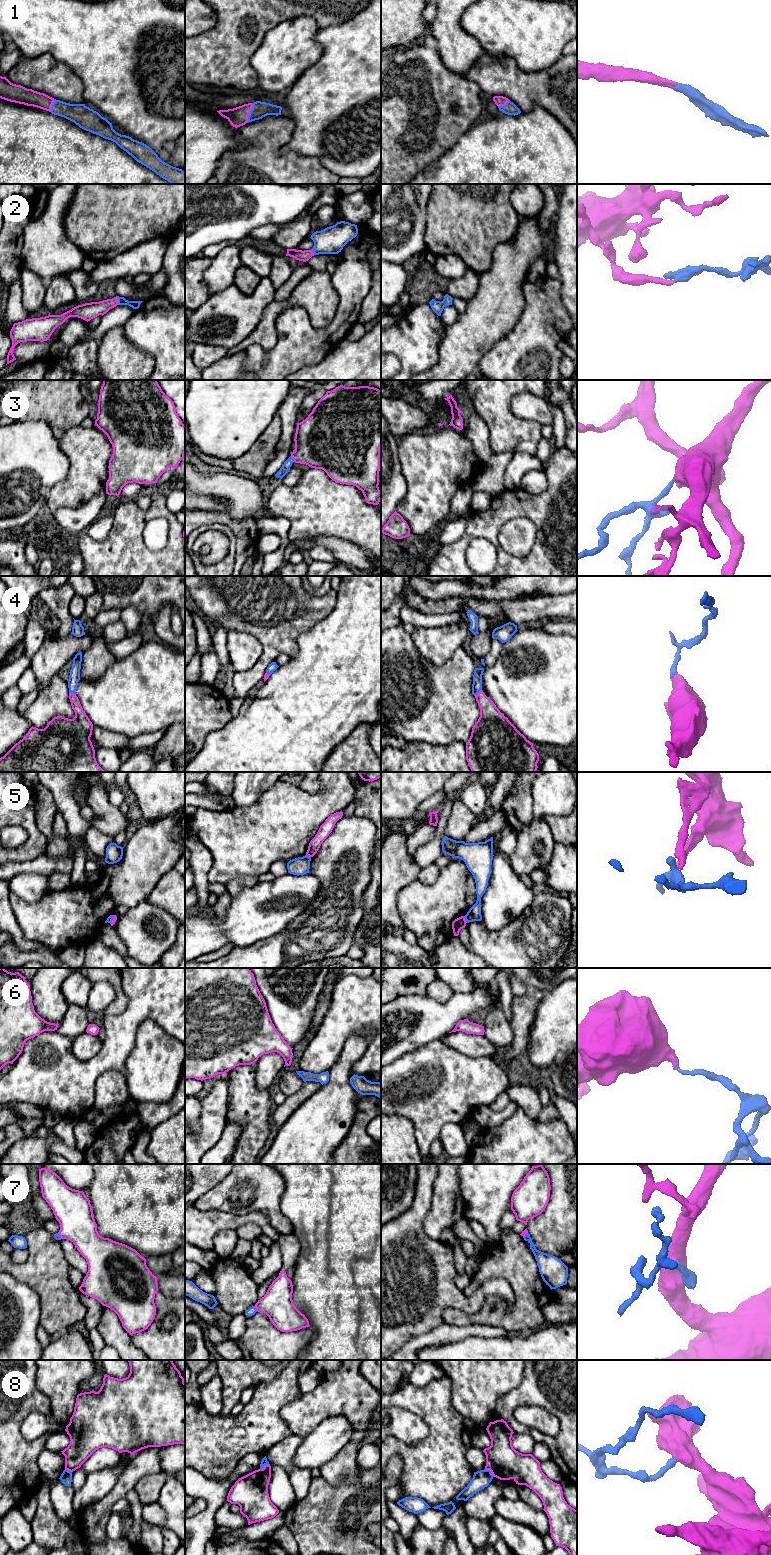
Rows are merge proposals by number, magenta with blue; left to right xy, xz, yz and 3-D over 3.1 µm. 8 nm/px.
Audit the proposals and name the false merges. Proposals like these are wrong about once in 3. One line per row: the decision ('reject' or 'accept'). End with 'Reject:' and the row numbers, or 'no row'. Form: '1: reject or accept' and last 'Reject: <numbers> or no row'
1: accept
2: accept
3: accept
4: accept
5: reject
6: accept
7: accept
8: reject
Reject: 5, 8

